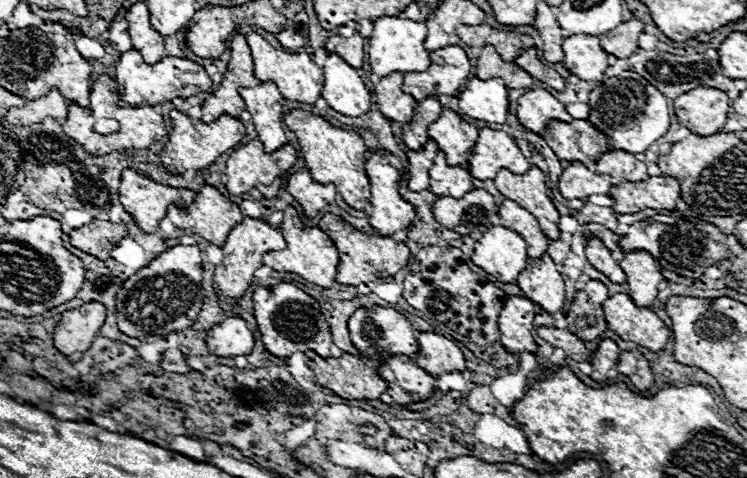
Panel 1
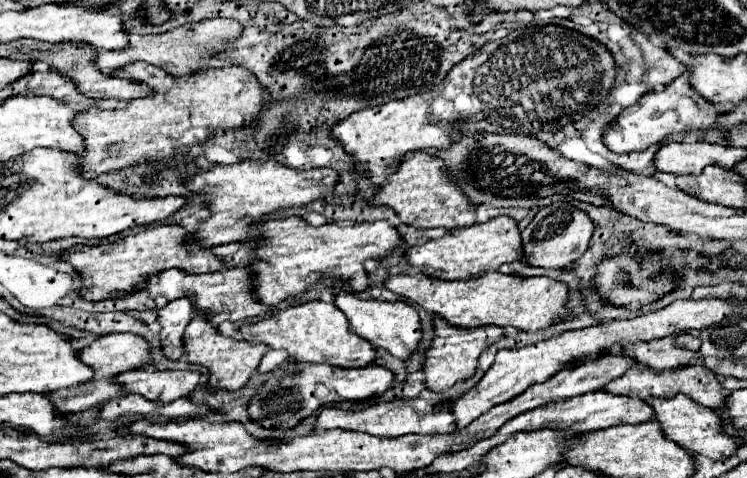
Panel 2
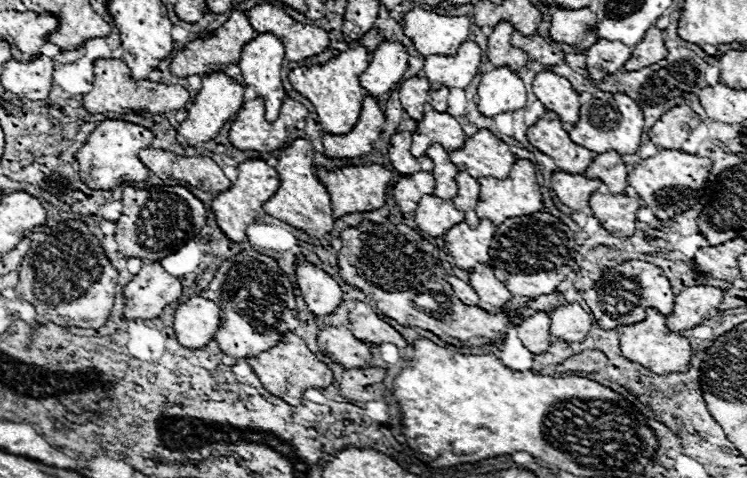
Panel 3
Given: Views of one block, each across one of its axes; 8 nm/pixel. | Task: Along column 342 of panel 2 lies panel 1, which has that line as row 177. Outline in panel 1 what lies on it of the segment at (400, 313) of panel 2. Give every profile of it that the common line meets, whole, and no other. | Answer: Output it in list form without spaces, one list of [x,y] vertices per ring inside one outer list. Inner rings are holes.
[[[296,172],[294,176],[290,176],[286,190],[298,200],[298,204],[310,218],[316,216],[326,204],[332,204],[338,194],[334,184],[314,182],[310,172]]]

